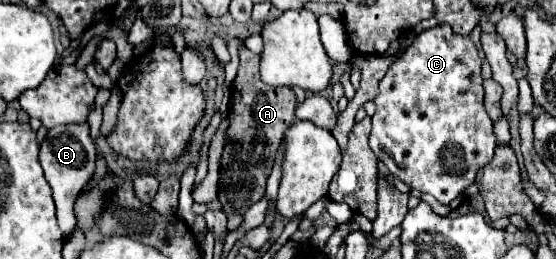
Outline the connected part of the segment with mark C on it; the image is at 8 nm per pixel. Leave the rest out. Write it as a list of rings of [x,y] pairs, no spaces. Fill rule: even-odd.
[[[437,24],[413,40],[379,82],[369,144],[393,176],[401,178],[409,188],[435,196],[441,204],[449,204],[475,182],[479,168],[493,158],[497,142],[493,122],[483,108],[481,58],[469,36],[455,34],[449,24]]]

